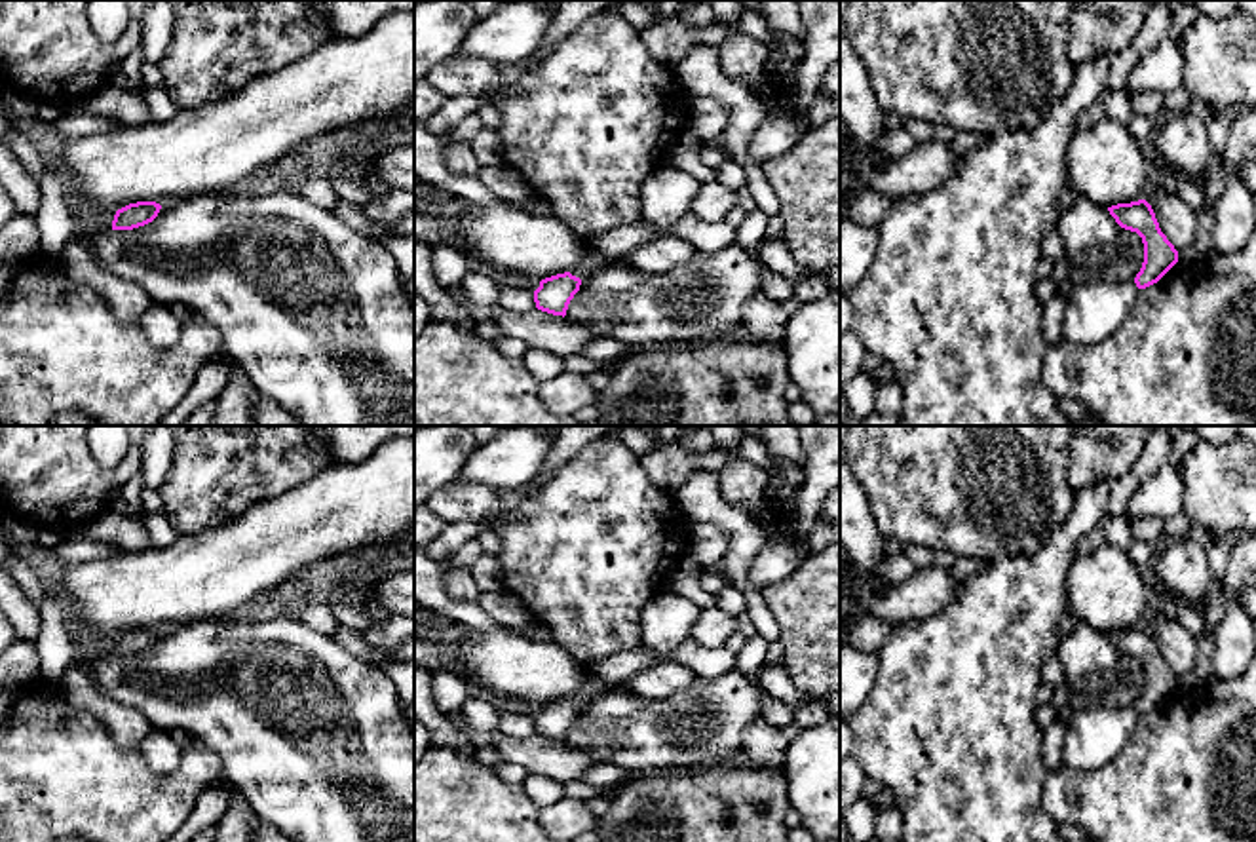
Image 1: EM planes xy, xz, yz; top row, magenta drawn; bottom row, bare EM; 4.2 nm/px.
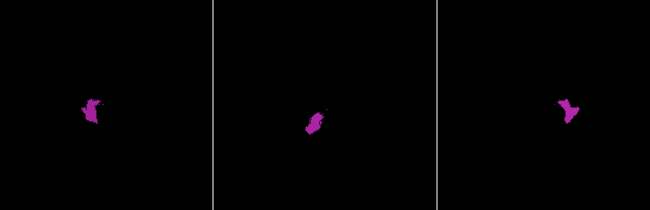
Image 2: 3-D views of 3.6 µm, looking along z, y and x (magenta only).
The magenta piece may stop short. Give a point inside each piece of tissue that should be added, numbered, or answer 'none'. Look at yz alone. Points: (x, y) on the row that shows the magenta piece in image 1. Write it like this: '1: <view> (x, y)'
none

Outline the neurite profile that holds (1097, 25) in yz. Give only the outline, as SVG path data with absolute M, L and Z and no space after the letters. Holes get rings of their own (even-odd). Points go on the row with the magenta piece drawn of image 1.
M1081 0L1070 17L1068 59L1077 68L1104 51L1119 55L1136 38L1155 0Z

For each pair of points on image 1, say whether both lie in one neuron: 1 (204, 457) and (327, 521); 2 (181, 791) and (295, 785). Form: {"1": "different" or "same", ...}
{"1": "different", "2": "different"}

